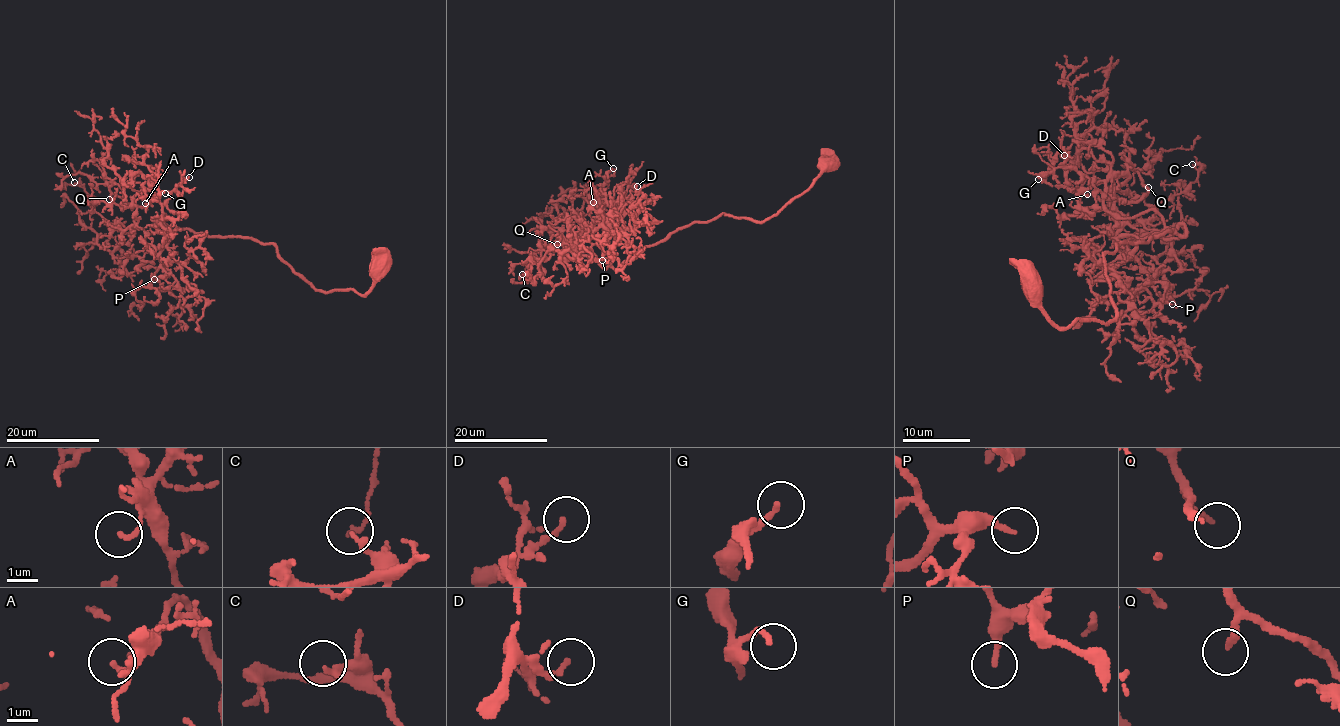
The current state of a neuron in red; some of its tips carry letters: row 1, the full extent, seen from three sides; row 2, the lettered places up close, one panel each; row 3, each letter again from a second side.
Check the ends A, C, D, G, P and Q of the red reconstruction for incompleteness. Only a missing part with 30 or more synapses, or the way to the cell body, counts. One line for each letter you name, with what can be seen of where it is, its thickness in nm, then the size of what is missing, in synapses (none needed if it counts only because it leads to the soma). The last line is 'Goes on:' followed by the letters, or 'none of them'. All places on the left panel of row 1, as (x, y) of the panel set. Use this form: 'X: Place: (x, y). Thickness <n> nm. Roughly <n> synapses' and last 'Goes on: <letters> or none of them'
P: Place: (154, 279). Thickness 150 nm. Roughly 35 synapses
Goes on: P

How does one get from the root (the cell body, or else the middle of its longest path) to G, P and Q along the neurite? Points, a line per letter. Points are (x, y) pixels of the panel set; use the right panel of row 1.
G: (1026, 287), (1060, 327), (1108, 322), (1104, 255), (1185, 233), (1113, 214), (1113, 159), (1081, 140), (1038, 179)
P: (1026, 287), (1060, 327), (1108, 322), (1104, 255), (1183, 234), (1182, 224), (1133, 253), (1146, 292), (1172, 304)
Q: (1026, 287), (1060, 327), (1111, 321), (1104, 255), (1185, 233), (1104, 206), (1116, 175), (1126, 201), (1148, 187)

